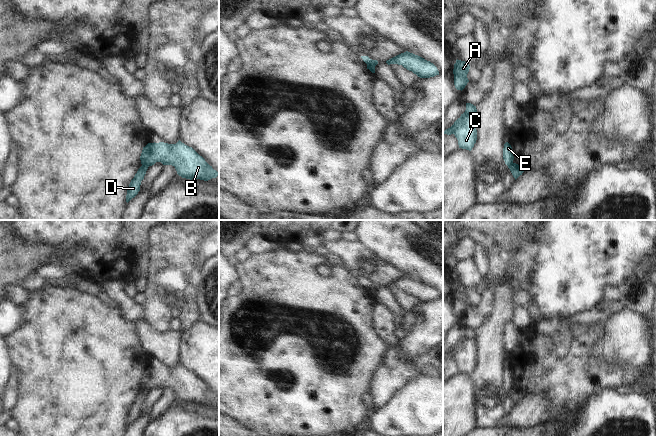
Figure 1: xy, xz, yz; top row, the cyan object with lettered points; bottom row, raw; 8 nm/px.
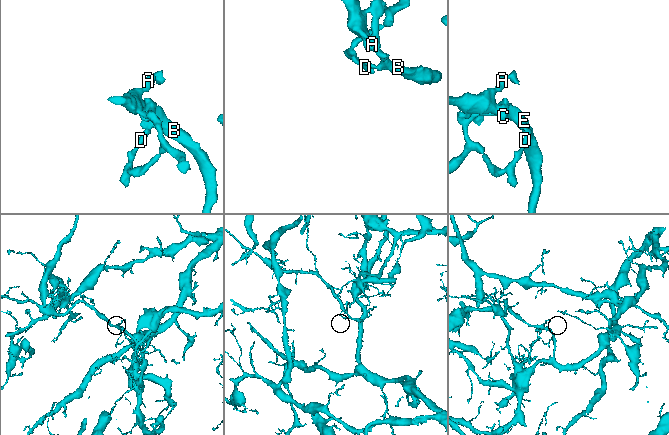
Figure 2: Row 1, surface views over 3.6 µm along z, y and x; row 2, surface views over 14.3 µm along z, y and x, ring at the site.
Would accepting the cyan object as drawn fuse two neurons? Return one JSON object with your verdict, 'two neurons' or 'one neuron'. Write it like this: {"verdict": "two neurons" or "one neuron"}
{"verdict": "two neurons"}

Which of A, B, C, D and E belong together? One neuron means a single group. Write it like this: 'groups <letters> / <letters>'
groups A B C E / D

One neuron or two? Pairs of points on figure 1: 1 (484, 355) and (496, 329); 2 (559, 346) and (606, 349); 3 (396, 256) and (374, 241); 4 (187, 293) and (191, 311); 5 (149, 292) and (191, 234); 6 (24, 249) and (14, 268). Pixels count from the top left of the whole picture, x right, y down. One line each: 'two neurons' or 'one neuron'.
1: one neuron
2: two neurons
3: one neuron
4: one neuron
5: one neuron
6: one neuron

